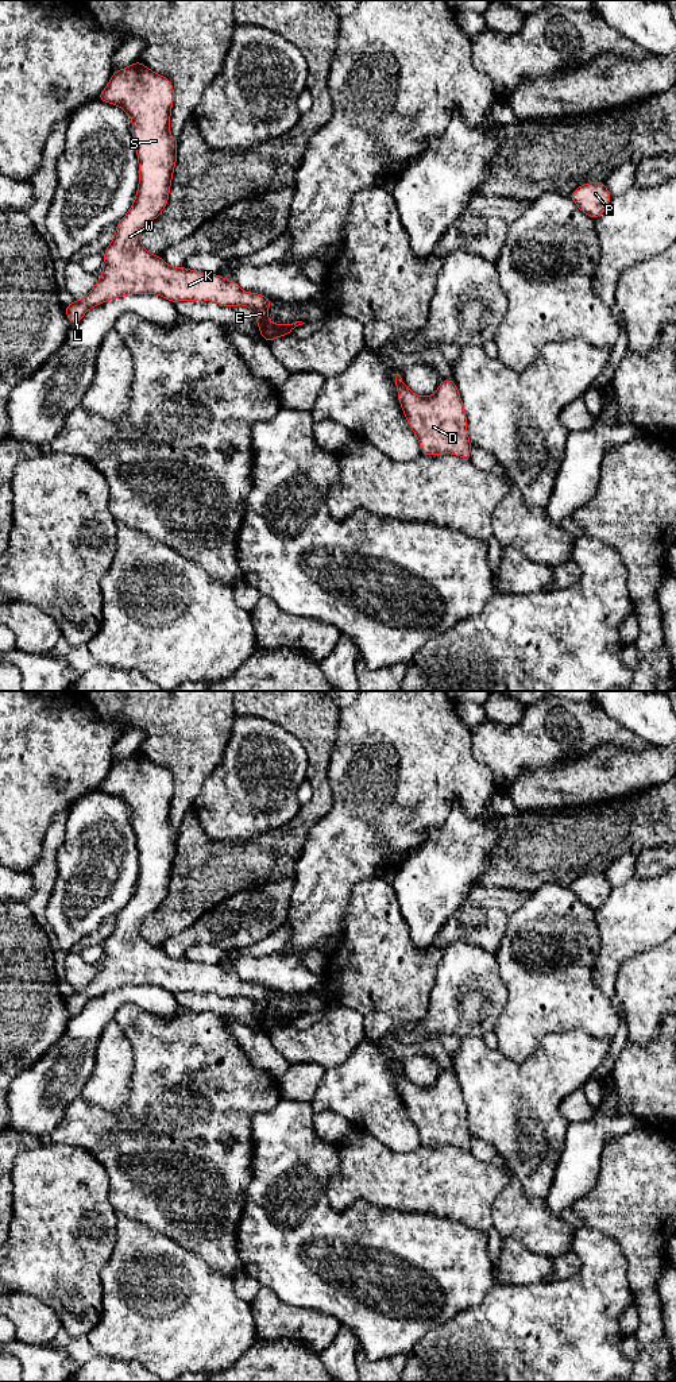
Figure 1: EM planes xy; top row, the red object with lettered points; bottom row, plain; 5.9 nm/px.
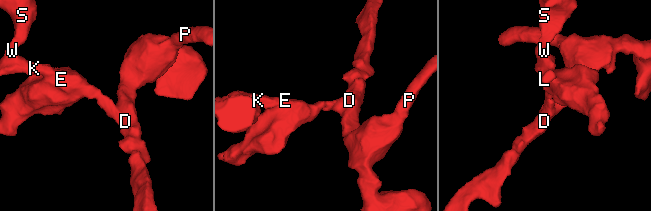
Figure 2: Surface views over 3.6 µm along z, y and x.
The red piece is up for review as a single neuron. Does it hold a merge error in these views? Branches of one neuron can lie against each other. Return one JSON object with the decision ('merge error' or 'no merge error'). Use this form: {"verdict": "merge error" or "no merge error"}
{"verdict": "no merge error"}

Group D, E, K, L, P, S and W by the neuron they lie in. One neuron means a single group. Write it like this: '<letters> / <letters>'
D E K L P S W

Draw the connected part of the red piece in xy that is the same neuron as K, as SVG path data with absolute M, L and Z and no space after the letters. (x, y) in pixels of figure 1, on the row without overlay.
M135 752L125 760L115 761L98 791L120 798L132 810L132 827L139 853L139 875L135 892L125 907L116 914L113 931L104 942L103 966L84 991L74 991L65 997L69 1014L77 1015L85 1004L105 992L127 985L159 985L171 995L192 991L213 992L224 997L247 996L258 1011L259 1024L270 1034L273 1030L291 1026L293 1020L305 1014L273 1015L269 1012L271 989L260 984L248 984L236 972L228 972L219 965L193 962L188 958L171 958L162 947L150 945L140 934L143 919L155 911L169 893L173 862L177 854L178 830L170 825L170 806L174 792L174 779L166 767L157 765L142 753Z

